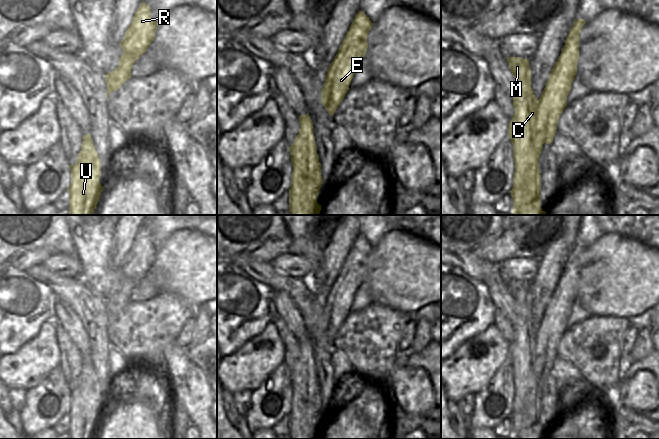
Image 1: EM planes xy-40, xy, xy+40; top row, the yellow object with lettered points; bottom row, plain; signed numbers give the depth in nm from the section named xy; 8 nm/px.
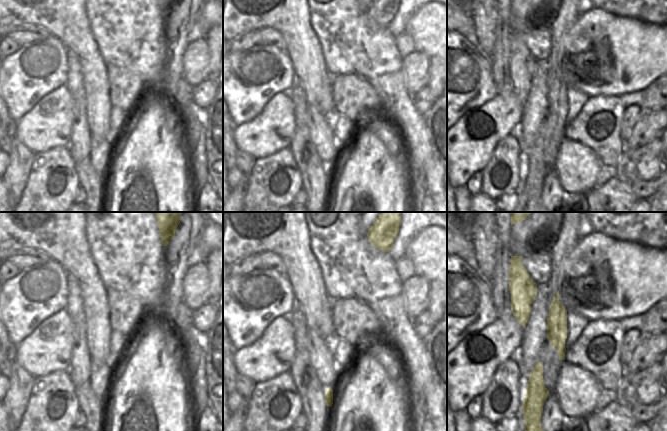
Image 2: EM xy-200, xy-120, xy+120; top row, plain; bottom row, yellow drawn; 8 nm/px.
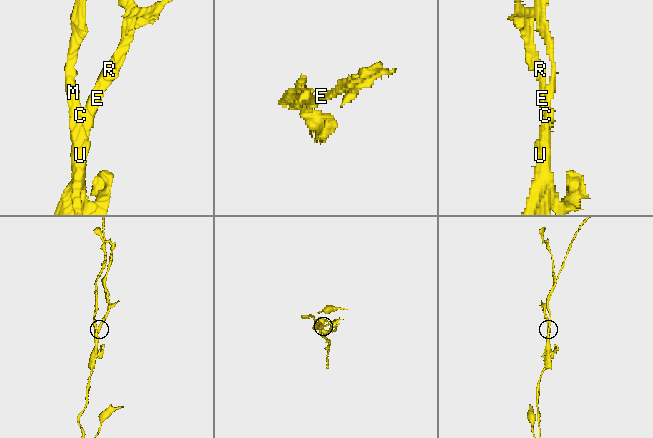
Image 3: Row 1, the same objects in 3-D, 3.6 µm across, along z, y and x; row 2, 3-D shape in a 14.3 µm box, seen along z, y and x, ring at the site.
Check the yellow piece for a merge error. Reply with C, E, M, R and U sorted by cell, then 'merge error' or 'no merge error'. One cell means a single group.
C M / E R U | merge error

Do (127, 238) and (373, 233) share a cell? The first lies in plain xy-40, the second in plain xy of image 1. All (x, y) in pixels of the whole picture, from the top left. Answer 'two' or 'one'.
two

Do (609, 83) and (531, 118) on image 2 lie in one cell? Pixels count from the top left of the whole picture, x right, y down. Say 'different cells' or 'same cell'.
different cells

